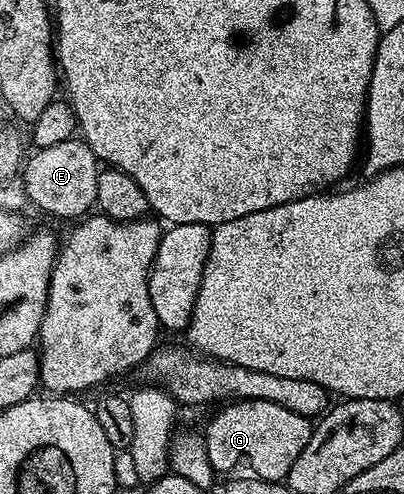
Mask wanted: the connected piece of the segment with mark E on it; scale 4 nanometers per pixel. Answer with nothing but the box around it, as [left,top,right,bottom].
[20,138,100,217]

